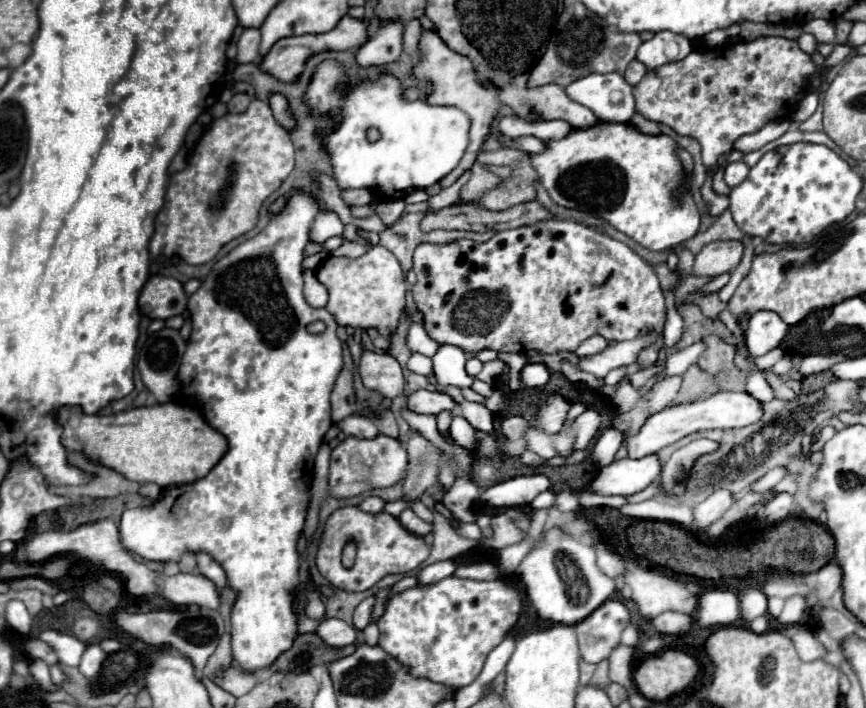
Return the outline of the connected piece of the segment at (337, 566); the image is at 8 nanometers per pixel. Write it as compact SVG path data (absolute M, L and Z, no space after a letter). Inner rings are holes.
M340 507L330 515L328 525L324 527L324 533L322 533L322 539L318 545L318 553L316 553L316 567L318 567L320 575L326 577L338 589L366 591L390 573L406 575L410 571L416 571L420 567L420 563L424 563L428 559L430 551L432 551L432 545L428 545L424 541L424 537L418 537L418 535L406 531L400 525L400 521L388 513L372 515L372 513L360 511L358 507ZM348 539L354 539L354 543L358 547L356 563L350 569L344 567L340 561L342 547Z

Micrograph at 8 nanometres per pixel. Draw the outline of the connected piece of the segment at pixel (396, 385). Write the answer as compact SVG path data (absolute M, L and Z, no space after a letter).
M362 349L358 373L360 373L364 387L378 391L382 397L394 399L404 393L402 367L388 353L376 353L376 351Z

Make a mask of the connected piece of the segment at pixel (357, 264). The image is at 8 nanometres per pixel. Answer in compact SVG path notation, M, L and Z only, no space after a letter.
M372 247L358 259L328 257L316 269L316 277L326 285L330 299L326 309L334 315L342 327L378 329L382 337L392 337L398 329L400 315L404 313L406 277L400 269L398 259L386 247Z

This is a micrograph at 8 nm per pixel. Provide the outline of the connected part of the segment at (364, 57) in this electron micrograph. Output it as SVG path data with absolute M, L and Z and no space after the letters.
M384 21L378 31L358 49L356 63L360 67L388 65L402 55L402 33L404 21Z

